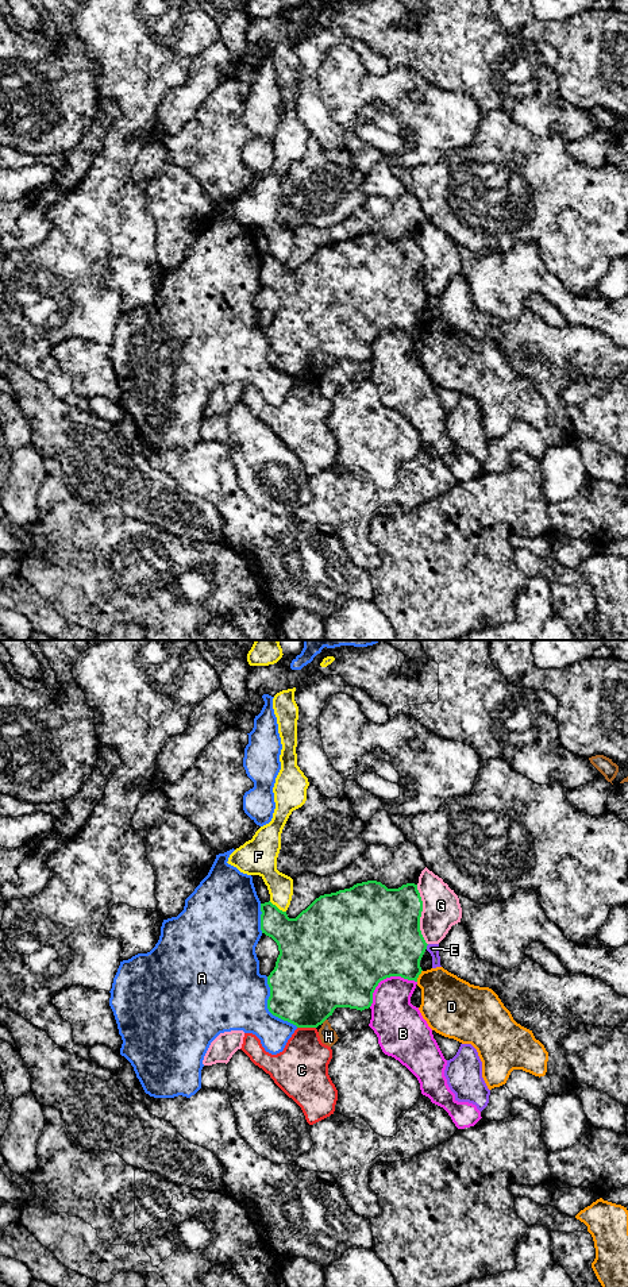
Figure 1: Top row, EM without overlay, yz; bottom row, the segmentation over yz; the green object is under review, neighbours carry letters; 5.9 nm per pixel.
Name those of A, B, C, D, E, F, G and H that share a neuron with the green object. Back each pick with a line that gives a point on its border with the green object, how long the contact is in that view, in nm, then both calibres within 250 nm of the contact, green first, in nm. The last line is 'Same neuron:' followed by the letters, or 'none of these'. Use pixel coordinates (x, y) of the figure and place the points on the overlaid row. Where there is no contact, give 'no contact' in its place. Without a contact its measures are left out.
Same neuron: none of these

